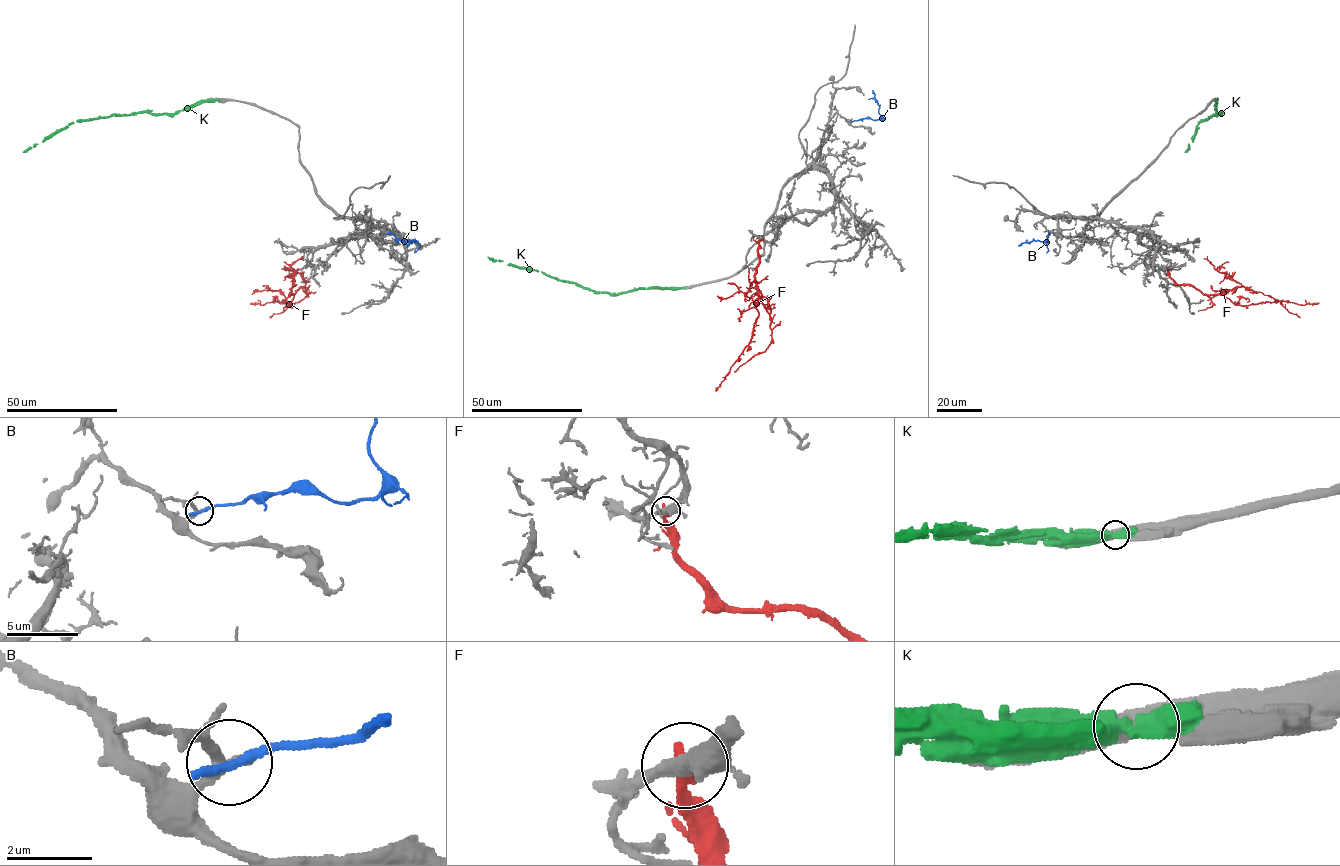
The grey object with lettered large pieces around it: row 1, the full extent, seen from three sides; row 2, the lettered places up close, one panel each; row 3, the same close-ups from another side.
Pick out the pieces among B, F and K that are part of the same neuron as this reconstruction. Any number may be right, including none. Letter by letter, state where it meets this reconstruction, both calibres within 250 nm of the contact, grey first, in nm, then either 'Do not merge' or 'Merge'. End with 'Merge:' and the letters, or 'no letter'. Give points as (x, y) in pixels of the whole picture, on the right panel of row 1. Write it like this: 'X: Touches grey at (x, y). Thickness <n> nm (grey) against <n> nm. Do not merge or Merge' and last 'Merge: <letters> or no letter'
B: Touches grey at (1049, 233). Thickness 280 nm (grey) against 280 nm. Do not merge
F: Touches grey at (1168, 269). Thickness 360 nm (grey) against 360 nm. Do not merge
K: Touches grey at (1216, 100). Thickness 500 nm (grey) against 480 nm. Do not merge
Merge: no letter

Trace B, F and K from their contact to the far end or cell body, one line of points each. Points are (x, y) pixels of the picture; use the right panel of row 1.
B: (1049, 233), (1046, 242), (1047, 240), (1032, 240), (1018, 246)
F: (1168, 269), (1178, 284), (1192, 285), (1204, 294), (1222, 294), (1236, 304), (1280, 301), (1318, 303)
K: (1216, 100), (1217, 113), (1222, 114), (1199, 121), (1193, 141), (1184, 151)

